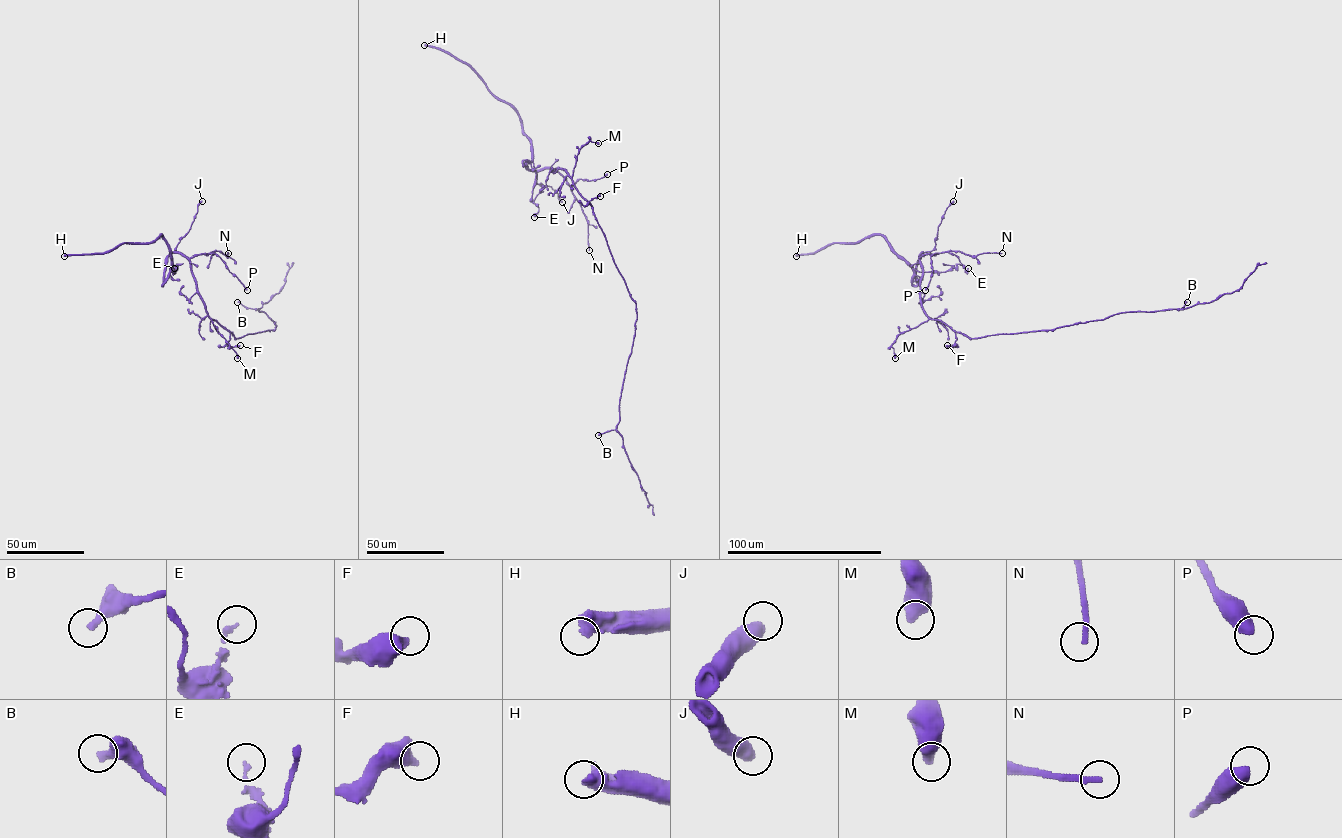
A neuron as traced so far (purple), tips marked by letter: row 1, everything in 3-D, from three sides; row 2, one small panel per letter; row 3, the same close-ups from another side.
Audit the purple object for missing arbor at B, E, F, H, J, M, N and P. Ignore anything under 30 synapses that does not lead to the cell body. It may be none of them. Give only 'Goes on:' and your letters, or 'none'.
Goes on: N

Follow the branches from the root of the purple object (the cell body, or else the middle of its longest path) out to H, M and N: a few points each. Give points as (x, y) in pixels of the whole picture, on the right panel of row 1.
H: (953, 331), (931, 319), (923, 307), (921, 253), (916, 285), (912, 268), (879, 235), (796, 256)
M: (953, 331), (940, 320), (928, 319), (897, 336), (891, 346), (895, 358)
N: (953, 331), (943, 322), (931, 319), (923, 307), (922, 265), (919, 258), (950, 251), (971, 255), (1002, 253)

